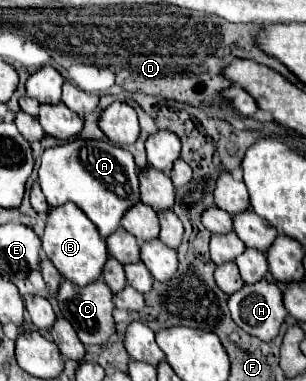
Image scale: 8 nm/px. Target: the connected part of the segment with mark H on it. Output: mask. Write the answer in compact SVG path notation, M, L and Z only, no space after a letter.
M260 280L246 284L240 292L228 298L232 320L250 336L262 342L272 342L286 320L282 292L274 282Z

